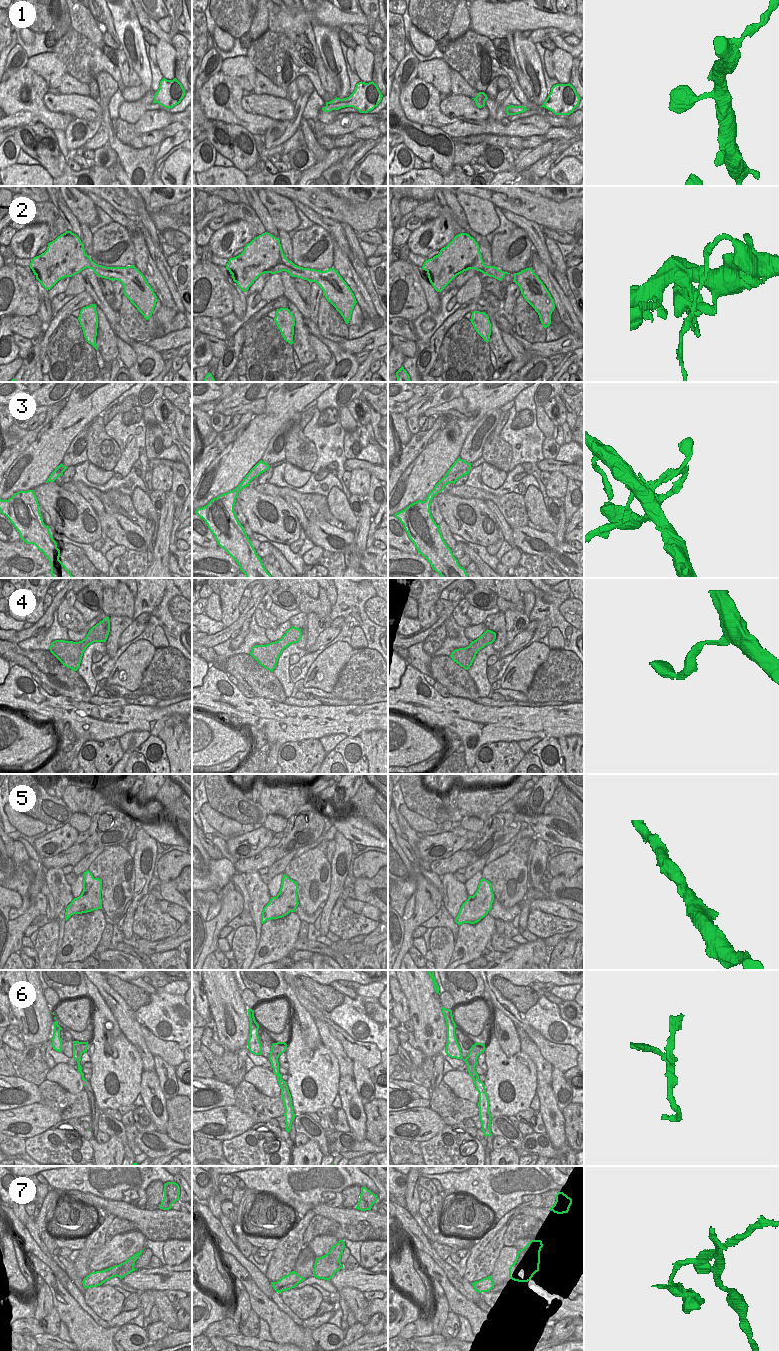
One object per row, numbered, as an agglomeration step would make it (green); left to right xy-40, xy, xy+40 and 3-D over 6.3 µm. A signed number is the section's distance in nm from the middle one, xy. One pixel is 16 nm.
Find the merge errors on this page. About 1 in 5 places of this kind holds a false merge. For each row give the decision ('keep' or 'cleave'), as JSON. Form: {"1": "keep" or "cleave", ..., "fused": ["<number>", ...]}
{"1": "keep", "2": "keep", "3": "cleave", "4": "keep", "5": "keep", "6": "cleave", "7": "cleave", "fused": ["3", "6", "7"]}

